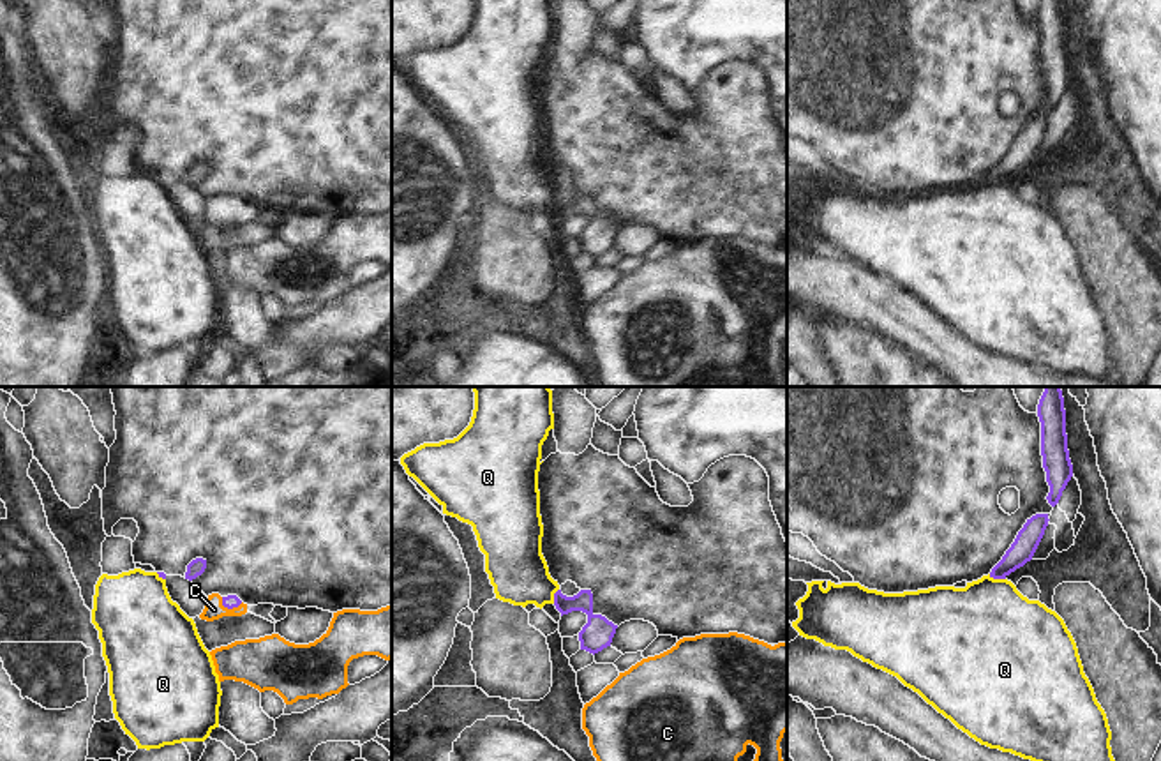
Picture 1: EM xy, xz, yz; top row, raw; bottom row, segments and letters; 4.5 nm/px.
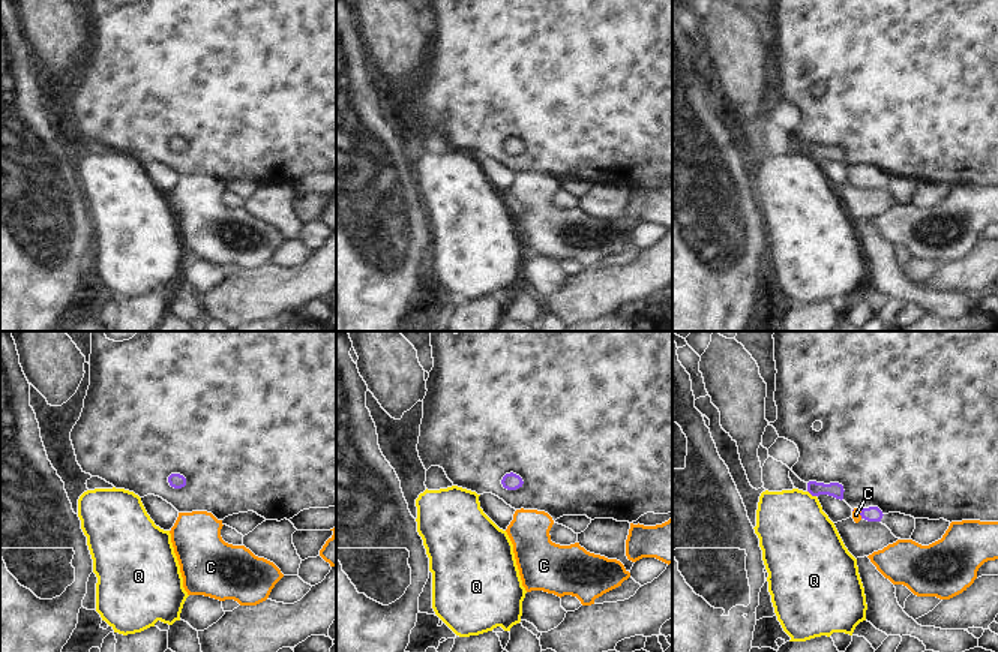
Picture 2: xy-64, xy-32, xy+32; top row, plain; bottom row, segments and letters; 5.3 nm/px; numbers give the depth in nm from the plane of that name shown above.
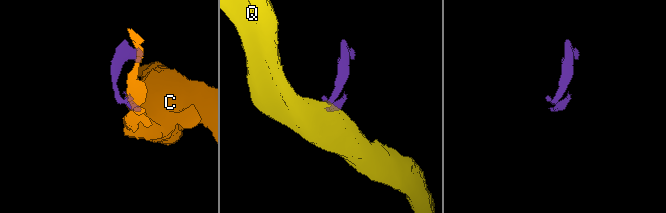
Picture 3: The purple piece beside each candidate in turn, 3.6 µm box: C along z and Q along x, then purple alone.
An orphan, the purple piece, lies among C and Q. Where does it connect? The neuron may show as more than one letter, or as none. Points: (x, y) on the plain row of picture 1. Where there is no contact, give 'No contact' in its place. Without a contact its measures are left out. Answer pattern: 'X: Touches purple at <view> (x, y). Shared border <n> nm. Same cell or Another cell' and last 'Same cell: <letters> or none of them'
C: Touches purple at xy (230, 212). Shared border 110 nm. Same cell
Q: Touches purple at yz (997, 182). Shared border 80 nm. Another cell
Same cell: C

